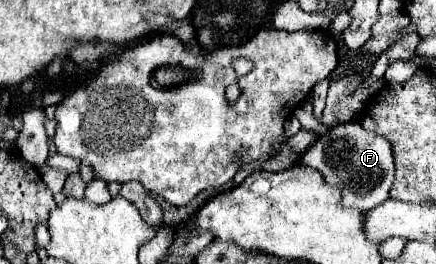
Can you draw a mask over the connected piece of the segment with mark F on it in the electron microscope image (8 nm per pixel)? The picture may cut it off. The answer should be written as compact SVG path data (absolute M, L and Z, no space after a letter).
M344 122L330 128L300 156L300 164L316 168L332 186L340 188L342 182L344 206L352 206L362 212L384 202L394 182L394 158L390 144L382 136L366 132L358 122Z

